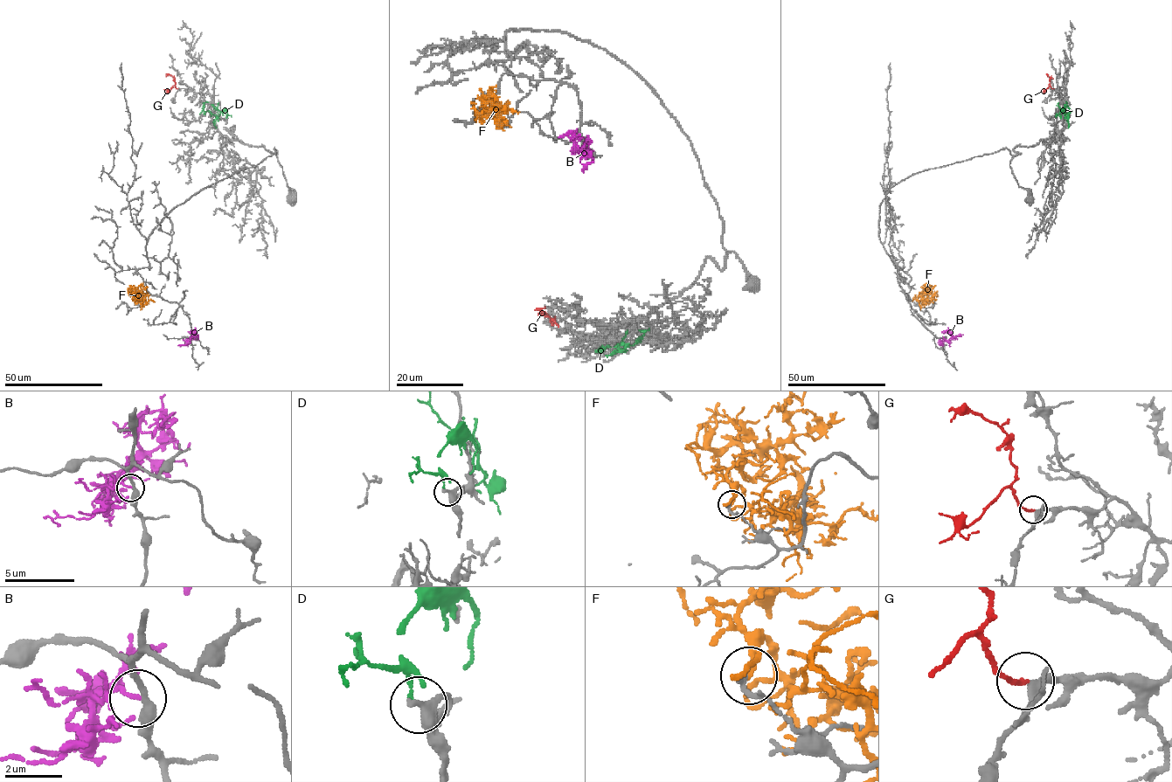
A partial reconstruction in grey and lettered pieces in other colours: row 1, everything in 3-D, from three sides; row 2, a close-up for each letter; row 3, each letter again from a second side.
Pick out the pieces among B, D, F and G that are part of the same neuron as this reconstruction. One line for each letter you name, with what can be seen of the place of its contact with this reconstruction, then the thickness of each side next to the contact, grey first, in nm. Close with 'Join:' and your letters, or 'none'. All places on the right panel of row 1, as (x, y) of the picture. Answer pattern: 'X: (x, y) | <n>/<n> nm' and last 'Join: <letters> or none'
G: (1053, 88) | 280/160 nm
Join: G

